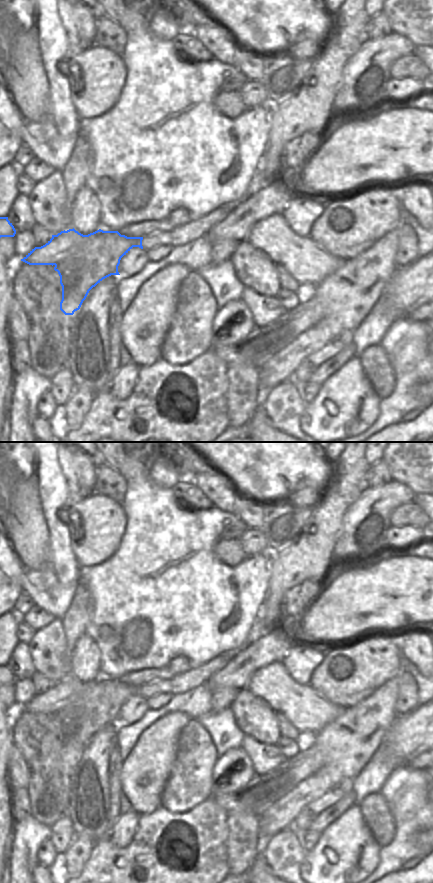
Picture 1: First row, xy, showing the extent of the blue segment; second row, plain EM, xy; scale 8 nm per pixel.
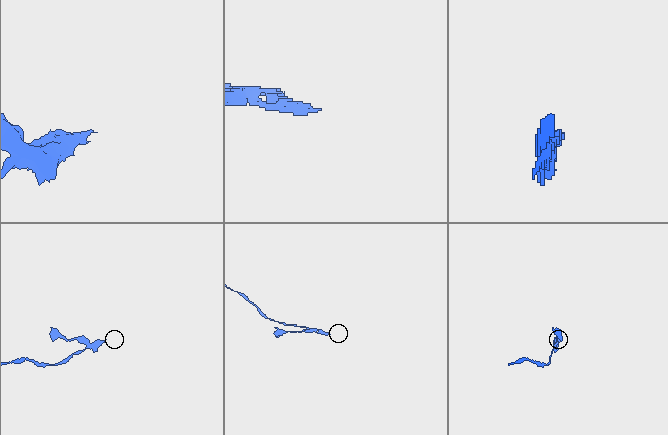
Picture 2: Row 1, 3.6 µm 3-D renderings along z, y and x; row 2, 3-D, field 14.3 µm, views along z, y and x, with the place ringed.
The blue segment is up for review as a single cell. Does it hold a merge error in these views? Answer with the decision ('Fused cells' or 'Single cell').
Fused cells

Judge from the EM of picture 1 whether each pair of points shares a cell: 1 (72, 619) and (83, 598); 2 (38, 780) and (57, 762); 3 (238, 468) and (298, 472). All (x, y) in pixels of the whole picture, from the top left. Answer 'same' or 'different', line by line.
1: same
2: different
3: same

